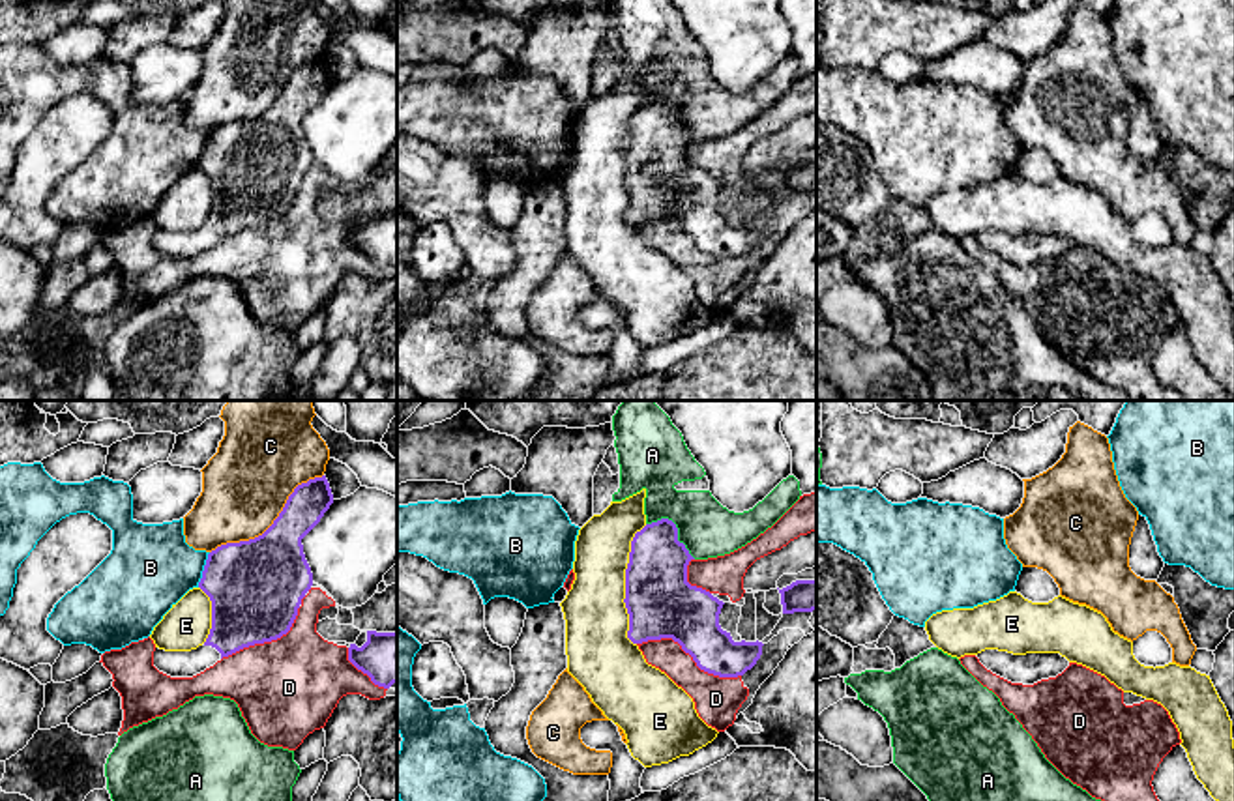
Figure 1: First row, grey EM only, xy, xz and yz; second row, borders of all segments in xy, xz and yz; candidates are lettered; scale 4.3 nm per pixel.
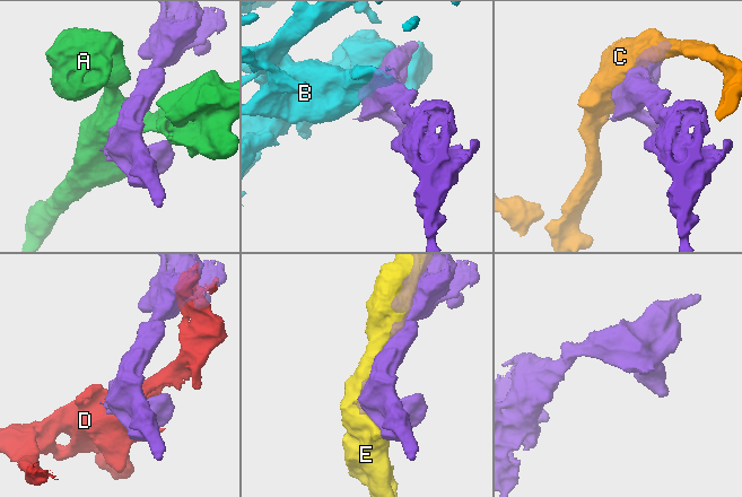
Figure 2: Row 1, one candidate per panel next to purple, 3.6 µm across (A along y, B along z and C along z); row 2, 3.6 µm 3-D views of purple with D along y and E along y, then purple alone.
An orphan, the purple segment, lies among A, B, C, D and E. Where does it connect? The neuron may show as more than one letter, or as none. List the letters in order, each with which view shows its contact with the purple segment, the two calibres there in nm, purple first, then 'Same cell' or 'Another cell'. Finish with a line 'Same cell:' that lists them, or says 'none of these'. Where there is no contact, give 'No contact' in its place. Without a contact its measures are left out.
A: Touches purple in xz. Thickness 280 nm (purple) against 240 nm. Another cell
B: Touches purple in xy. Thickness 400 nm (purple) against 380 nm. Another cell
C: Touches purple in xy. Thickness 360 nm (purple) against 380 nm. Another cell
D: Touches purple in xz. Thickness 300 nm (purple) against 190 nm. Another cell
E: Touches purple in xz. Thickness 300 nm (purple) against 280 nm. Another cell
Same cell: none of these

